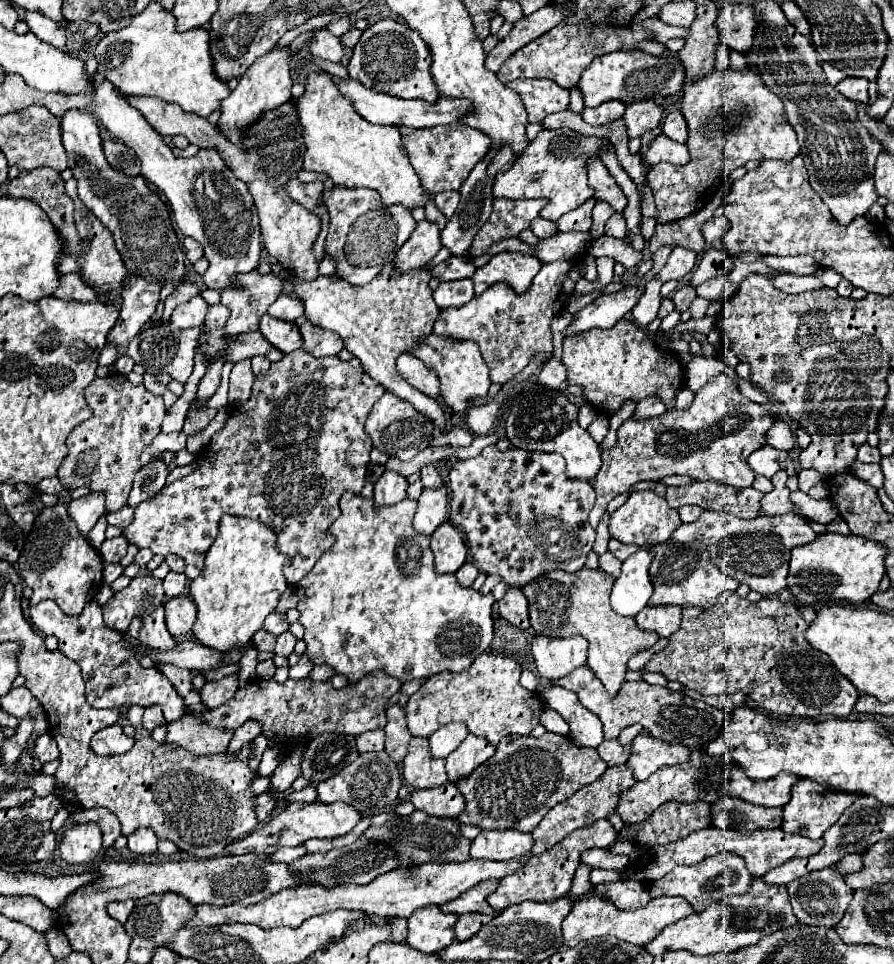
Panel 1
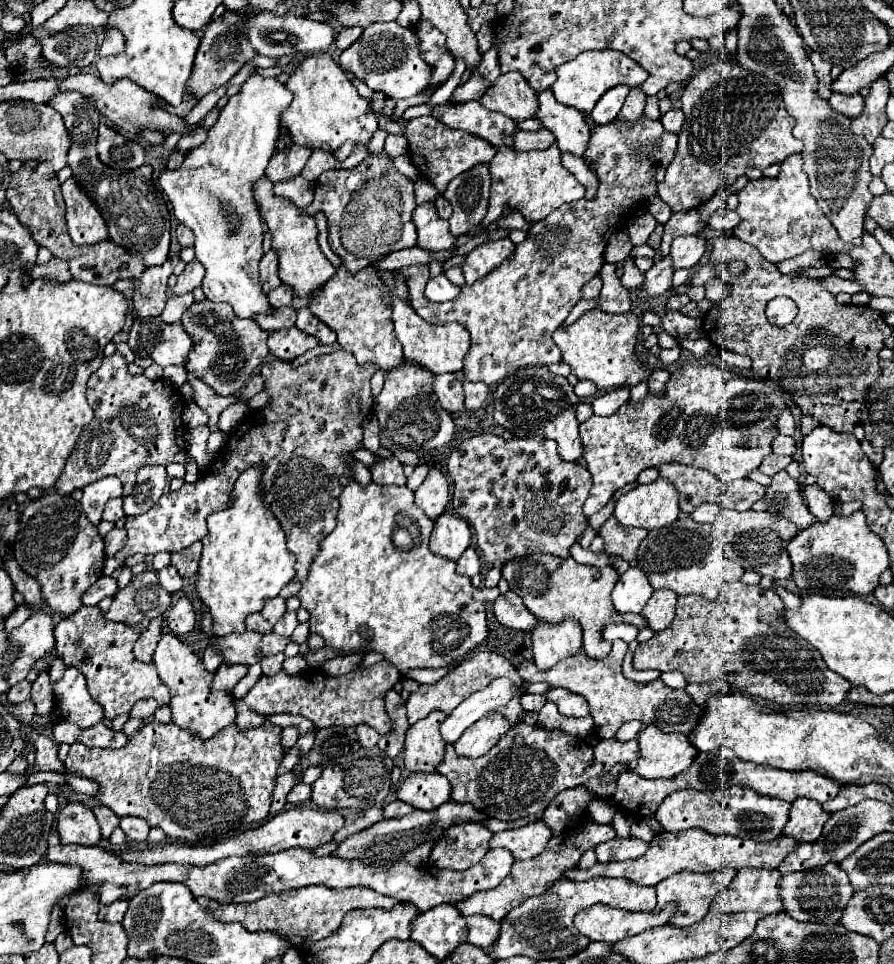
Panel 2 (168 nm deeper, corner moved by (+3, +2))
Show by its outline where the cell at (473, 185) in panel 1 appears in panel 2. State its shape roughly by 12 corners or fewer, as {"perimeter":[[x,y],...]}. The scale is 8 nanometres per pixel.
{"perimeter":[[489,164],[447,184],[451,234],[479,226],[487,212]]}

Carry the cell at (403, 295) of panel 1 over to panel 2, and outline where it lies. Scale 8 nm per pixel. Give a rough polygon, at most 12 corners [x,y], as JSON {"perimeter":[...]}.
{"perimeter":[[369,266],[337,274],[309,302],[343,350],[385,372],[405,362],[387,292]]}

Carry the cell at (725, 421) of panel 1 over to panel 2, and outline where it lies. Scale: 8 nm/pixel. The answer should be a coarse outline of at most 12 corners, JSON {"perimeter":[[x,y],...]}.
{"perimeter":[[705,362],[581,424],[589,518],[645,468],[723,482],[771,454],[789,398]]}

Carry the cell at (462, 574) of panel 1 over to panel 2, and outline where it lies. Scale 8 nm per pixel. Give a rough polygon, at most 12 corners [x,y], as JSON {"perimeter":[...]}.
{"perimeter":[[475,548],[457,558],[457,572],[471,576],[481,570]]}

